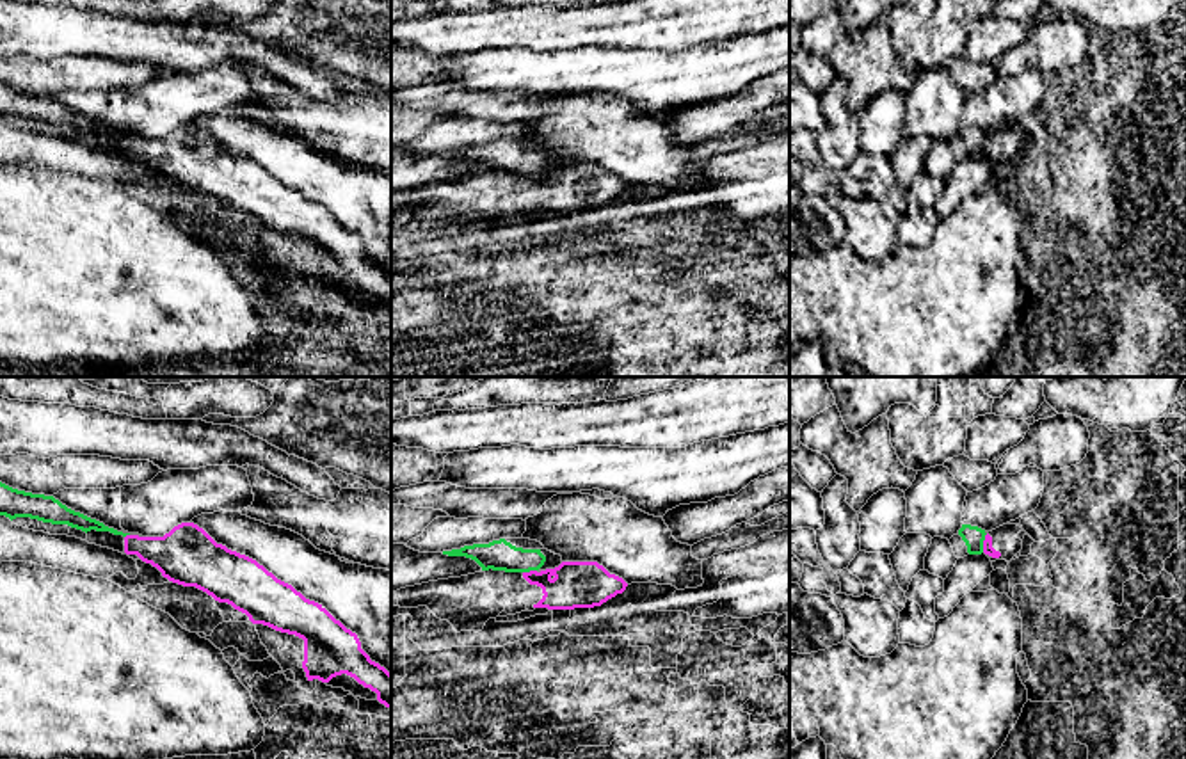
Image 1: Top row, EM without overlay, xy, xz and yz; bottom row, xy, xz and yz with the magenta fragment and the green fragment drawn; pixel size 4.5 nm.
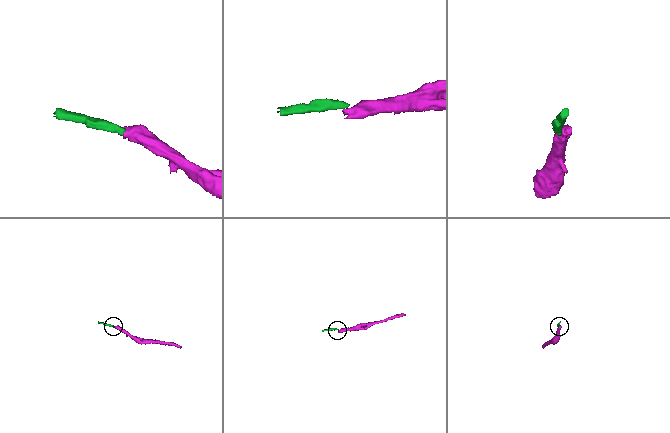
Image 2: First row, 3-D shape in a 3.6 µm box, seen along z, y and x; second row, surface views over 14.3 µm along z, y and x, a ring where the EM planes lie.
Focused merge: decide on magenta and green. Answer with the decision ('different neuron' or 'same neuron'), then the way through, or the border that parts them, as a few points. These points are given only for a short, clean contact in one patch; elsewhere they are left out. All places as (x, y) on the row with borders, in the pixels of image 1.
different neuron; border yz (987, 534), (982, 551)

